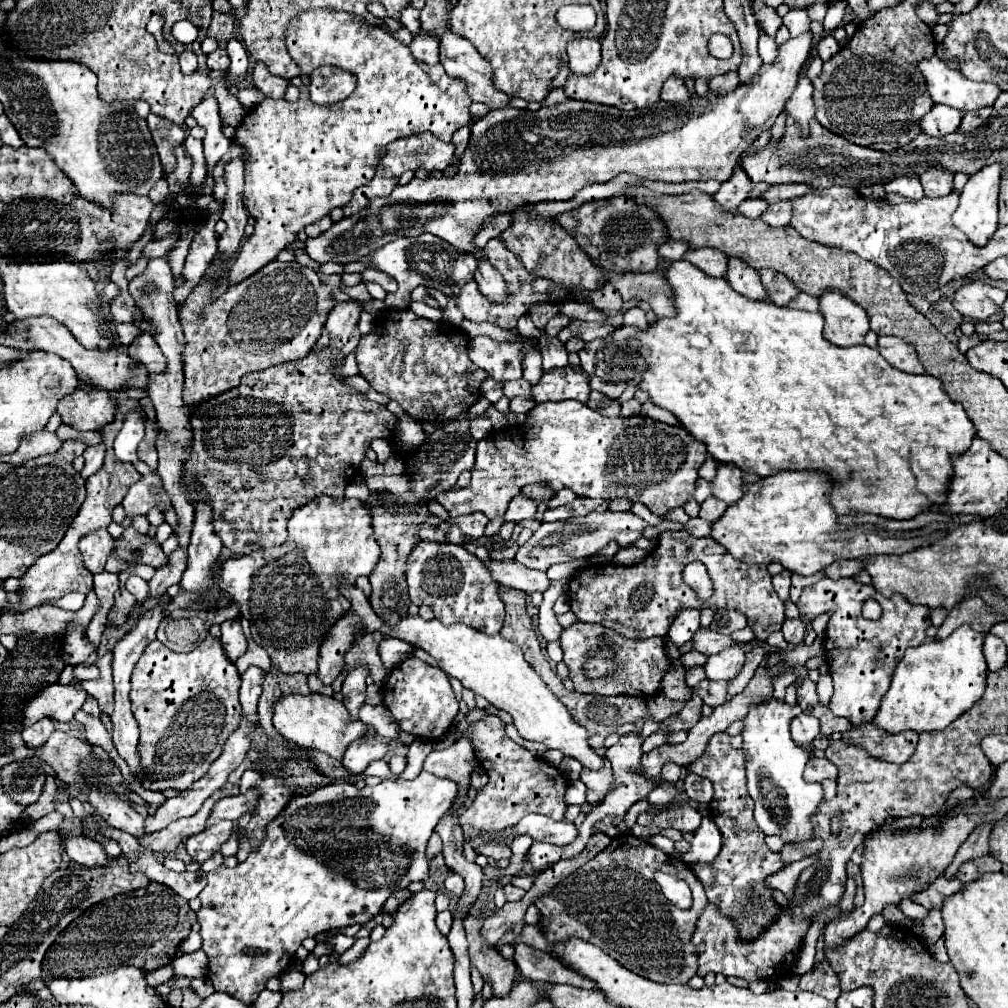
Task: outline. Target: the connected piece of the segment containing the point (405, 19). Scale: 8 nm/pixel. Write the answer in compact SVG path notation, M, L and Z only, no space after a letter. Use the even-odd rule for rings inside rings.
M406 7L404 11L402 11L402 25L412 33L412 35L416 35L422 27L420 27L420 11L418 9L414 9L414 7Z

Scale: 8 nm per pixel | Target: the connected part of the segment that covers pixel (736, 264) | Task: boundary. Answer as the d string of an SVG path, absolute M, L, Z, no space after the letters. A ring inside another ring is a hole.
M730 259L730 269L724 275L724 279L730 283L732 289L742 293L744 297L750 299L766 299L768 291L762 285L760 273L754 271L750 265L746 265L742 259Z

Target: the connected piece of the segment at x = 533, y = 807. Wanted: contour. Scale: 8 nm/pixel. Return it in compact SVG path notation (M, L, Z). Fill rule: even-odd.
M486 715L484 719L472 723L470 729L472 729L472 745L474 745L476 759L490 777L488 785L482 791L478 791L472 805L460 811L458 815L460 827L466 837L464 857L468 861L476 861L476 851L472 849L470 839L478 835L494 837L504 829L514 827L528 813L540 813L556 821L562 821L568 807L564 801L568 781L556 767L546 765L544 759L534 757L528 749L514 743L504 733L504 723L496 715Z

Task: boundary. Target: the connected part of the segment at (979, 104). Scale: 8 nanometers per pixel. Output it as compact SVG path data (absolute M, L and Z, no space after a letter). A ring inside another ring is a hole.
M936 55L930 61L920 61L918 69L928 83L928 93L934 103L954 107L962 113L992 107L1002 93L994 83L970 81L960 71L948 69Z

